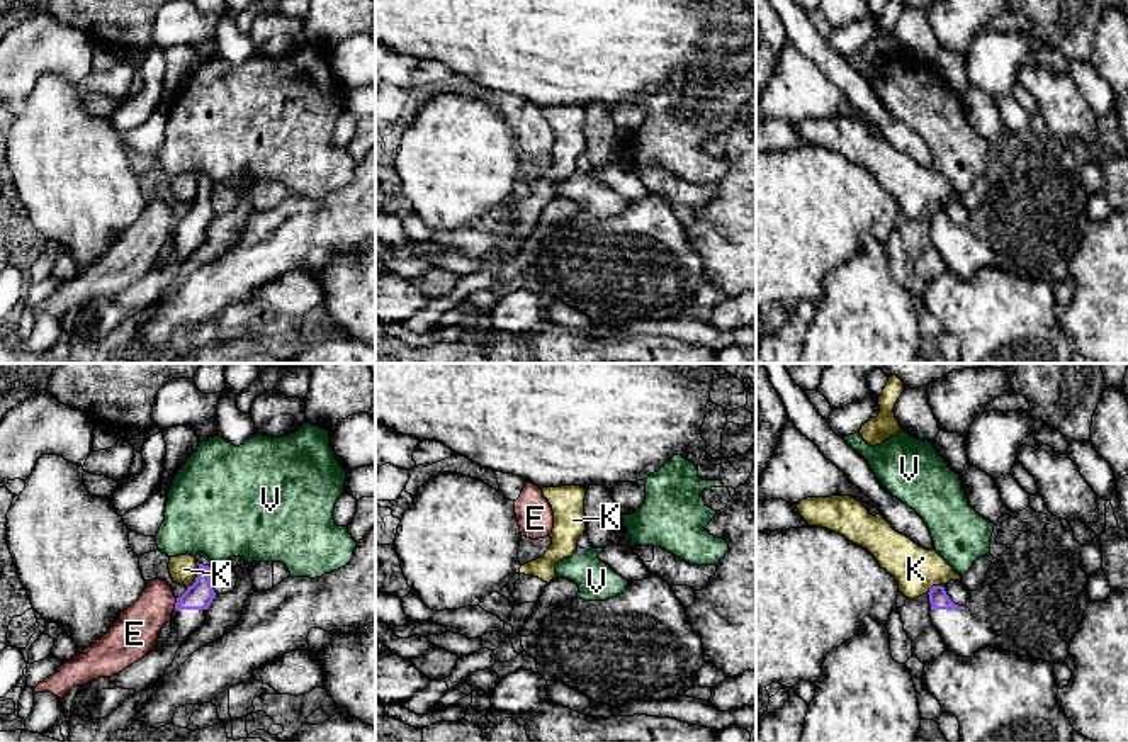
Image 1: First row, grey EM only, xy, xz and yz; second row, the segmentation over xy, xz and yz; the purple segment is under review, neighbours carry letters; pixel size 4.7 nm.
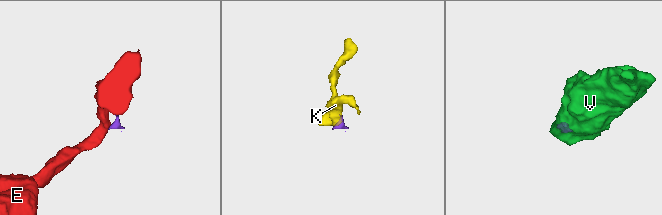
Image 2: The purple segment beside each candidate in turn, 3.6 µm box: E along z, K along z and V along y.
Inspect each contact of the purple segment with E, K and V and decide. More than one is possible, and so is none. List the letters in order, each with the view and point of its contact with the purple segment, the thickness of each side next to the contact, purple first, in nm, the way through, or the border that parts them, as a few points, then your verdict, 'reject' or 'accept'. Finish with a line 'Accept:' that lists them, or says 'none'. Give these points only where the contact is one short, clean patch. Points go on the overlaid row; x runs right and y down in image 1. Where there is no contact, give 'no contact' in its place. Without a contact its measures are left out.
E: xy (175, 603) | 130/220 nm | along xy (177, 598), (174, 608) | reject
K: xy (197, 576) | 130/140 nm | along xy (197, 562), (197, 576), (187, 588) | reject
V: xz (581, 549) | 20/180 nm | along xz (578, 549), (585, 550) | reject
Accept: none

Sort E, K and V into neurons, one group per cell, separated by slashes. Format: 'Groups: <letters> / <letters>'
Groups: E / K / V

